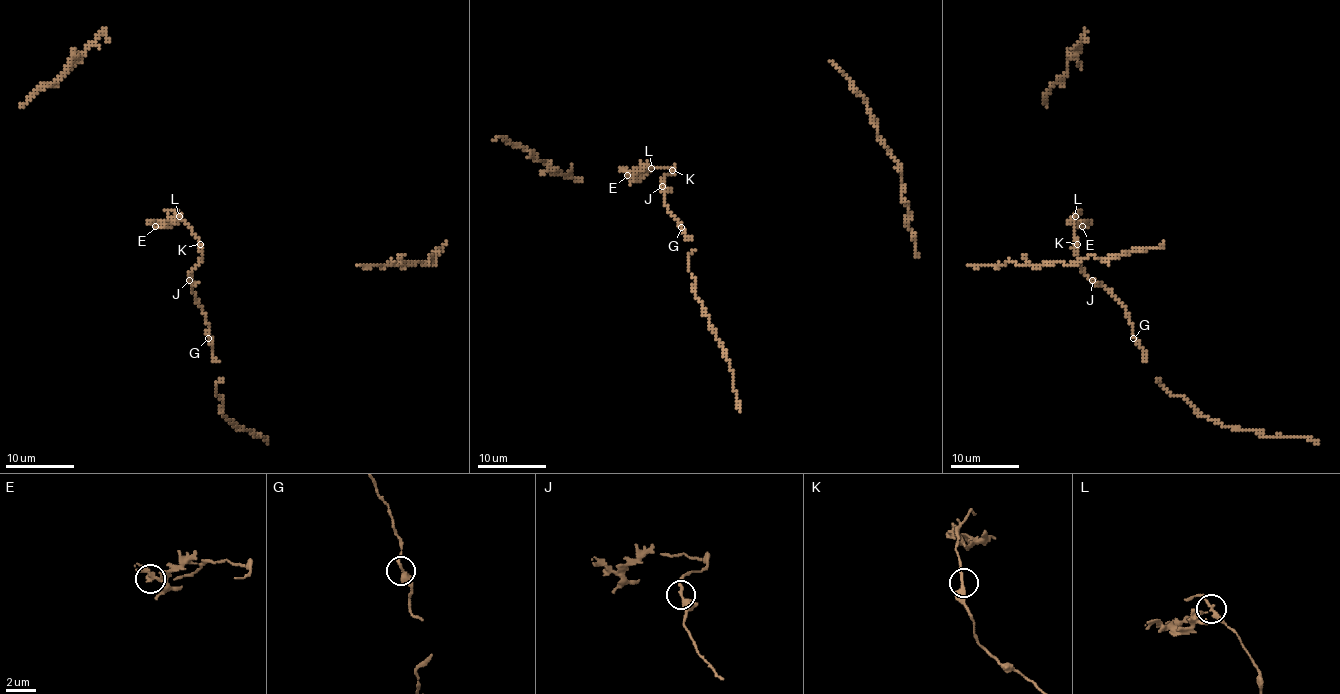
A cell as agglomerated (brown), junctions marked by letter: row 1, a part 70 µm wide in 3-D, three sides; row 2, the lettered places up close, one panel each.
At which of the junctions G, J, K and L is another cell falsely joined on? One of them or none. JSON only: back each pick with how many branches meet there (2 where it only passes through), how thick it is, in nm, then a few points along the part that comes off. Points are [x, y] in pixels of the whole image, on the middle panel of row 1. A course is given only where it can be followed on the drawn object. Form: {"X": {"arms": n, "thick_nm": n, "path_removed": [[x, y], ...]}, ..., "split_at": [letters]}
{"L": {"arms": 3, "thick_nm": 200, "path_removed": [[651, 168], [636, 172], [621, 168]]}, "split_at": ["L"]}

